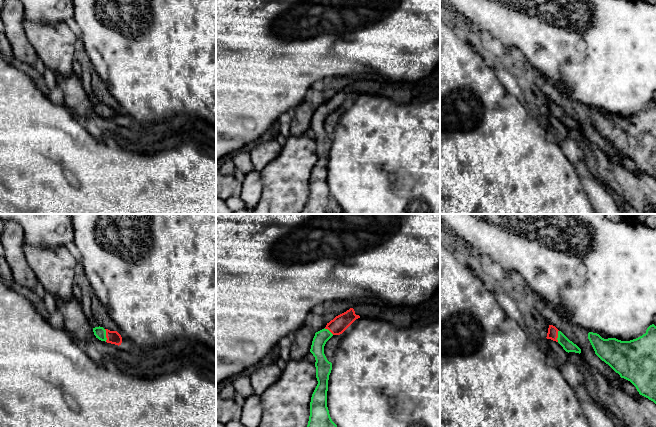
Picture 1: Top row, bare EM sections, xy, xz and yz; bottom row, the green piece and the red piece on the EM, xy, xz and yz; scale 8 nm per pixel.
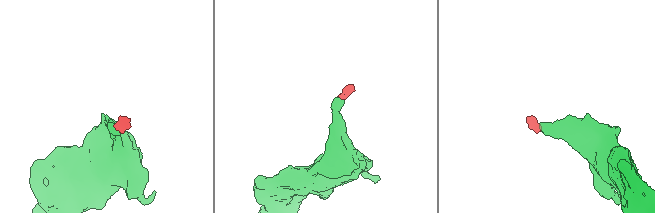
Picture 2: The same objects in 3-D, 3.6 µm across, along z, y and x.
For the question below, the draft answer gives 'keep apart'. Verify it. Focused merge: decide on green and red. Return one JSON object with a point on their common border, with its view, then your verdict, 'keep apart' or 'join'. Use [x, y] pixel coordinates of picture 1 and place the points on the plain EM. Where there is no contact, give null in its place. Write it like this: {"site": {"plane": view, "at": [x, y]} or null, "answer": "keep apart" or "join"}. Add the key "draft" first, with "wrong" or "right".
{"draft": "wrong", "site": {"plane": "xy", "at": [105, 111]}, "answer": "join"}

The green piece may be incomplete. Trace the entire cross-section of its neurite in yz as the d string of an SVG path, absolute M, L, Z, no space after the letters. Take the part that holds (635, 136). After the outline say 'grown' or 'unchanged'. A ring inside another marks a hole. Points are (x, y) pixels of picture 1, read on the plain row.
M650 101L642 112L621 117L604 115L589 108L595 130L616 149L630 157L640 171L656 180L656 102Z; unchanged

